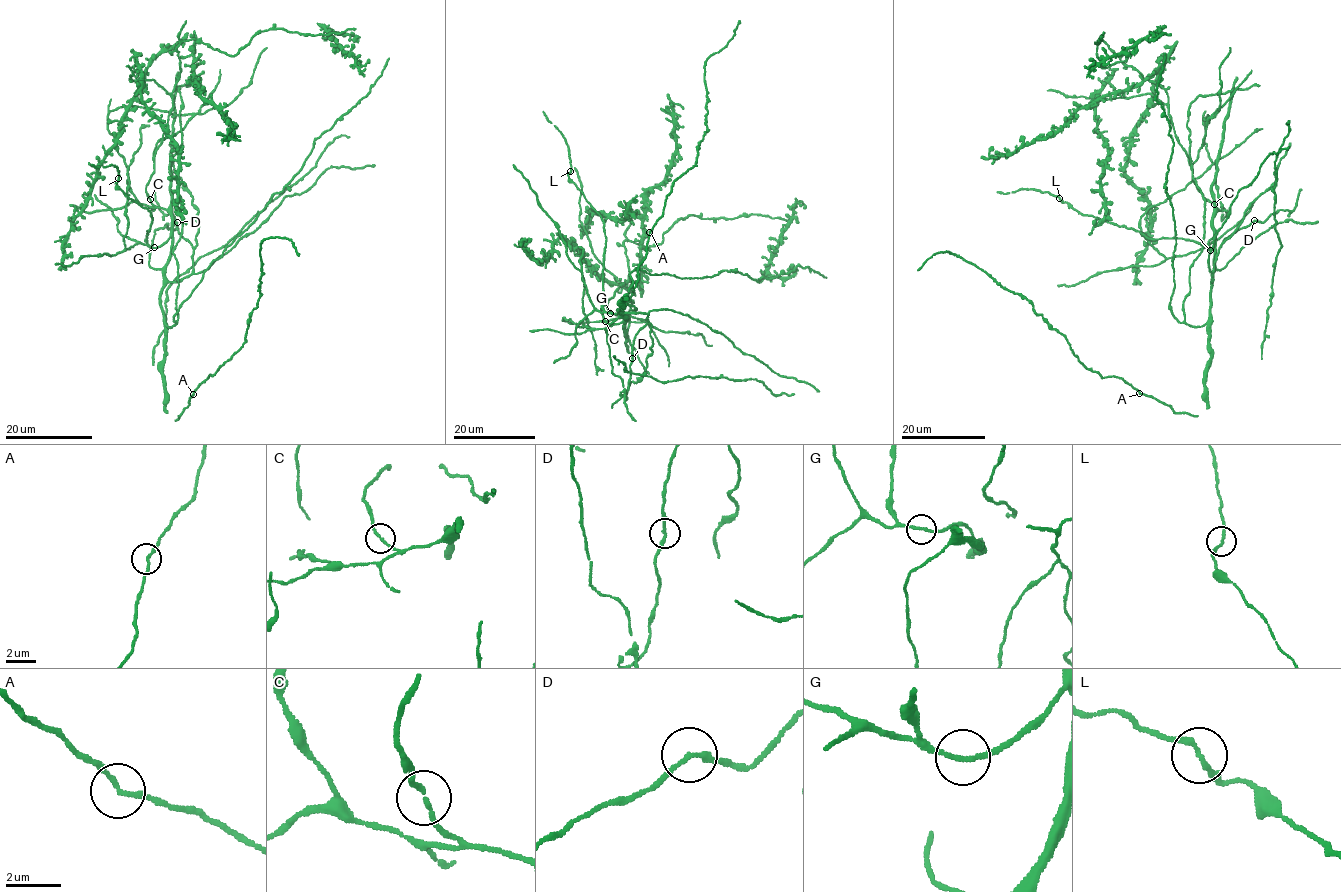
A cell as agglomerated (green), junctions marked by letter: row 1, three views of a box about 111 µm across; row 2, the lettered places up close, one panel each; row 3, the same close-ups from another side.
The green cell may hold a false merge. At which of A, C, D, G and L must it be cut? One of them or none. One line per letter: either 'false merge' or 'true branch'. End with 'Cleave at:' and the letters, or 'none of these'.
A: true branch
C: true branch
D: true branch
G: true branch
L: true branch
Cleave at: none of these

